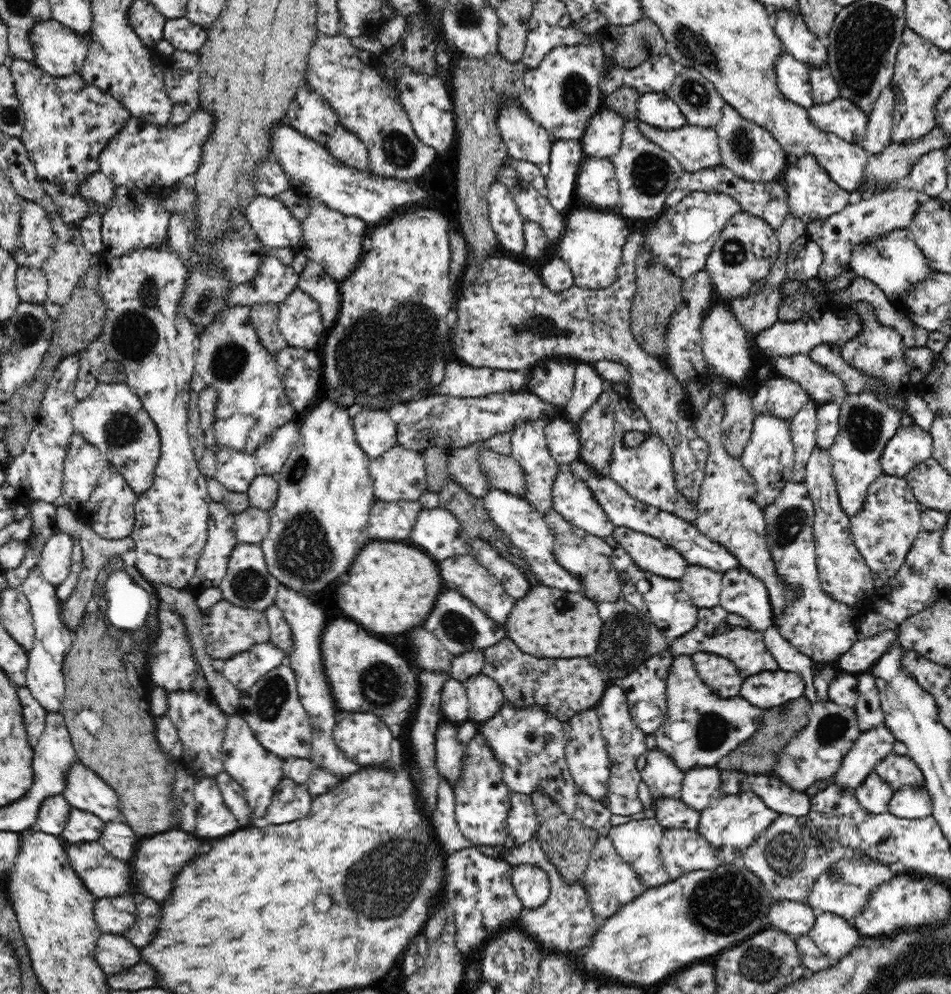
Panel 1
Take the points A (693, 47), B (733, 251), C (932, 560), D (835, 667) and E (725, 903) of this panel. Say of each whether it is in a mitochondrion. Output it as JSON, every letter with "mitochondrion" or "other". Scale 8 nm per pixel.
{"A":"mitochondrion","B":"mitochondrion","C":"mitochondrion","D":"other","E":"mitochondrion"}

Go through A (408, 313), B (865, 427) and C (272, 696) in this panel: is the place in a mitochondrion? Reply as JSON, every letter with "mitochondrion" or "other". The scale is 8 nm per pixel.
{"A":"mitochondrion","B":"mitochondrion","C":"mitochondrion"}

